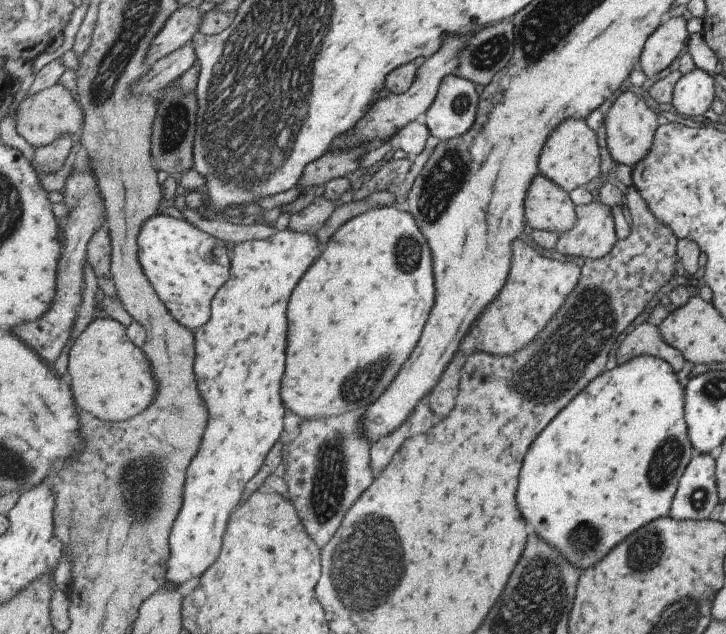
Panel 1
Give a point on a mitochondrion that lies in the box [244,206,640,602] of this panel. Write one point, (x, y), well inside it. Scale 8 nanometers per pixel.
(592, 313)

